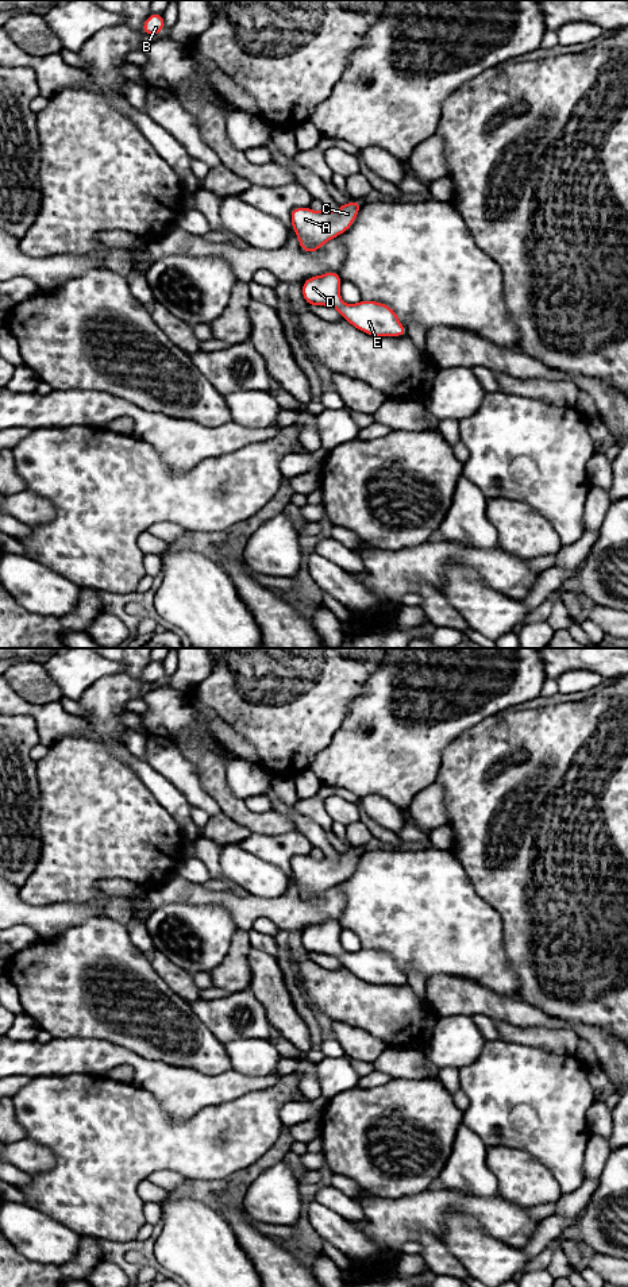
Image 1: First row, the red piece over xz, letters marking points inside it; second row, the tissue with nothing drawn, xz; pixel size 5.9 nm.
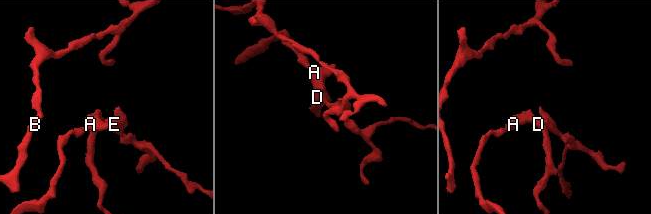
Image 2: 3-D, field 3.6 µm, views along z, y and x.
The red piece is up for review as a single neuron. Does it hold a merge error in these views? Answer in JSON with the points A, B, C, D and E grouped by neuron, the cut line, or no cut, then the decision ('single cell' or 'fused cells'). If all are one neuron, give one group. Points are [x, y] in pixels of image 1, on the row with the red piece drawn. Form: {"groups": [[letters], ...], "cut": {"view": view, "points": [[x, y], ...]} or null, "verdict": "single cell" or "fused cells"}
{"groups": [["A", "B", "C", "D", "E"]], "cut": null, "verdict": "single cell"}

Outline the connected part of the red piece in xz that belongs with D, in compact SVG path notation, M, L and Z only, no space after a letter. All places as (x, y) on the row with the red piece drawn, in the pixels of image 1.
M334 271L311 277L303 282L303 297L308 305L336 308L344 320L371 336L407 335L407 327L398 321L397 313L386 304L365 300L358 304L343 304L342 282L339 273Z

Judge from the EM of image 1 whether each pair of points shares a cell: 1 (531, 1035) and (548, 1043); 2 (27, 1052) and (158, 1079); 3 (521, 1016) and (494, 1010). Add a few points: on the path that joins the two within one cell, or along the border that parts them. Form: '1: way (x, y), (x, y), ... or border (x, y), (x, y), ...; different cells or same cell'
1: way (535, 1036), (544, 1039); same cell
2: way (60, 1058), (126, 1058); same cell
3: way (515, 1010), (501, 1010); same cell

